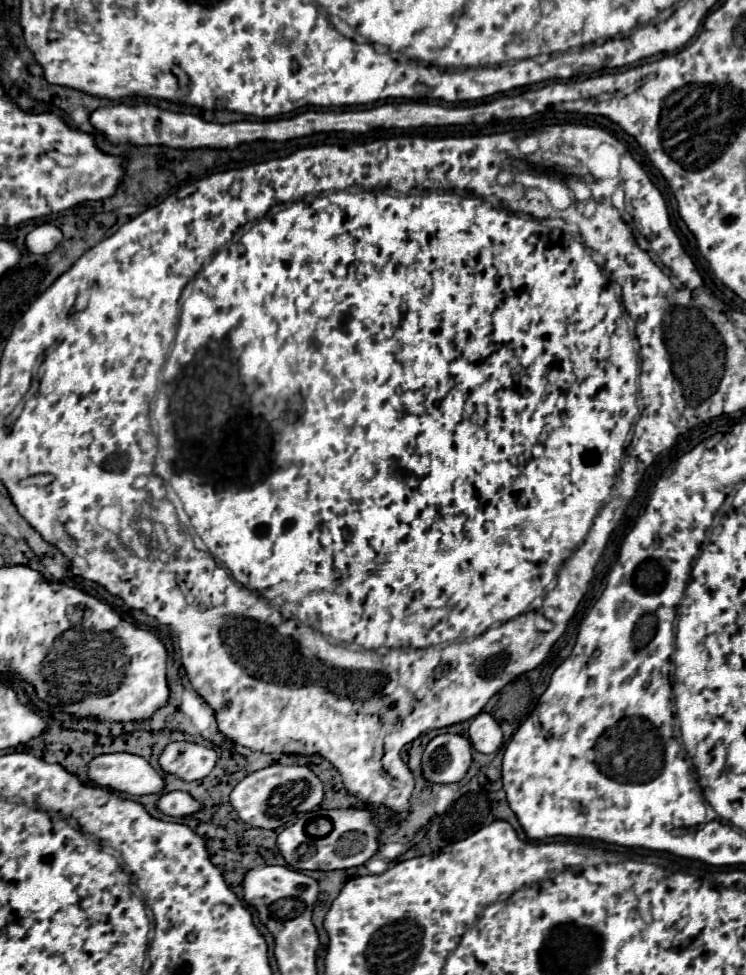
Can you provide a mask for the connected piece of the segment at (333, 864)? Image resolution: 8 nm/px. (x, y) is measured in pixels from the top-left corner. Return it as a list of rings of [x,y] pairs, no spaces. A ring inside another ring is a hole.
[[[334,808],[334,810],[314,810],[304,814],[296,824],[288,826],[278,834],[278,850],[286,862],[296,870],[338,870],[354,868],[370,860],[380,848],[380,828],[374,824],[372,810],[368,808]],[[326,818],[330,822],[328,834],[316,834],[314,822]]]

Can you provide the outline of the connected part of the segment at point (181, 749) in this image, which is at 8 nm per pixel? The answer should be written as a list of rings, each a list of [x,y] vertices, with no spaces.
[[[170,742],[160,756],[160,766],[164,772],[192,782],[208,776],[216,764],[216,758],[218,754],[208,746],[196,742]]]

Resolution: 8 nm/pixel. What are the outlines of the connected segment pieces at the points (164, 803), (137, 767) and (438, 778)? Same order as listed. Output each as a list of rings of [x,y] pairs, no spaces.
[[[168,792],[160,798],[158,808],[168,816],[190,816],[202,808],[202,802],[188,792]]]
[[[118,752],[104,754],[90,762],[88,776],[98,786],[110,786],[128,794],[156,794],[164,788],[164,776],[156,772],[148,760],[136,754]]]
[[[462,734],[434,736],[422,756],[426,780],[434,784],[450,784],[464,778],[472,764],[472,746]]]

